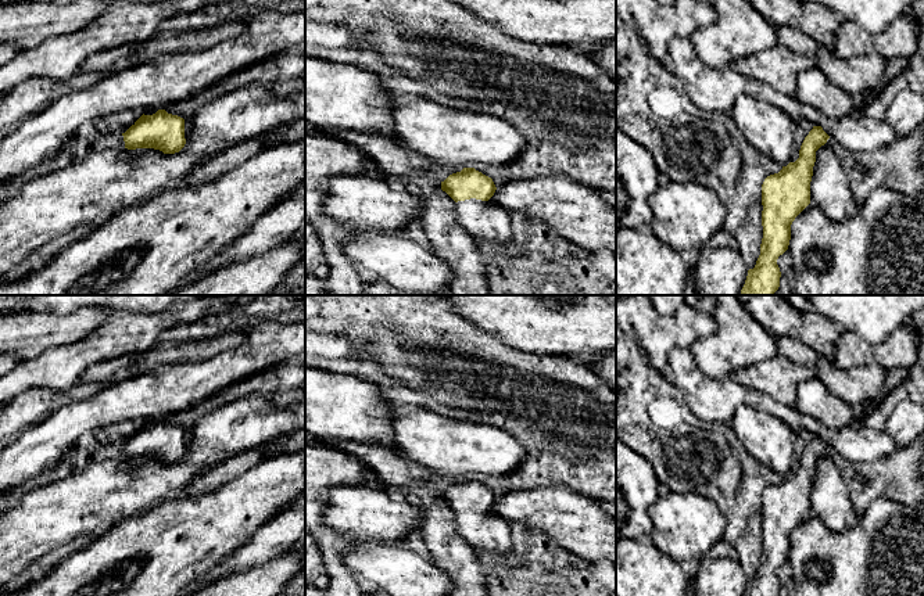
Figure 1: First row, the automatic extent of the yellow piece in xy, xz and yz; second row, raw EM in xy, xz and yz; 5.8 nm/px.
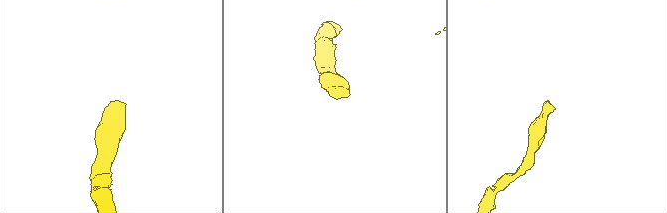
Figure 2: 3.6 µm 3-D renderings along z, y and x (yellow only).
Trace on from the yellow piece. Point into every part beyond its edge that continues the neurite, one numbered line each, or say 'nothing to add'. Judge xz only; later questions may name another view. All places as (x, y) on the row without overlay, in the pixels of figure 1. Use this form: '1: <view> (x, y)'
1: xz (489, 535)

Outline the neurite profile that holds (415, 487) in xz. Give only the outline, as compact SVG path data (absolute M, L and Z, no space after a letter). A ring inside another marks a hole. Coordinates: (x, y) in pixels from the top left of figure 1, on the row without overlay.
M407 462L412 474L400 493L425 509L418 531L433 564L451 577L454 589L450 596L488 596L483 559L456 532L455 511L441 500L441 492L426 487L430 473L416 463Z

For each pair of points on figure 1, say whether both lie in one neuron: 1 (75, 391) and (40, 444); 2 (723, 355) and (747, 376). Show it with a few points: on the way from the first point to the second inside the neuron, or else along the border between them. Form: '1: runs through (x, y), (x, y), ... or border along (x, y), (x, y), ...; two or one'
1: border along (99, 390), (86, 398), (60, 405), (42, 422); two
2: border along (769, 358), (741, 366), (730, 374); two

